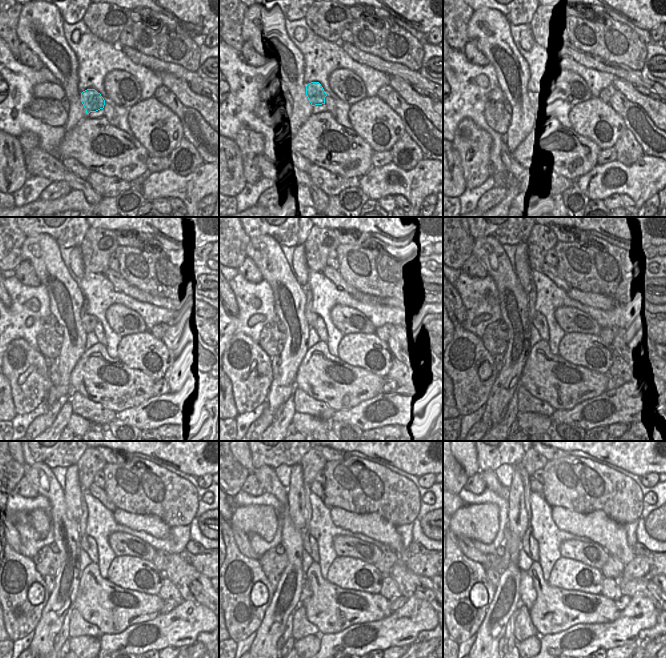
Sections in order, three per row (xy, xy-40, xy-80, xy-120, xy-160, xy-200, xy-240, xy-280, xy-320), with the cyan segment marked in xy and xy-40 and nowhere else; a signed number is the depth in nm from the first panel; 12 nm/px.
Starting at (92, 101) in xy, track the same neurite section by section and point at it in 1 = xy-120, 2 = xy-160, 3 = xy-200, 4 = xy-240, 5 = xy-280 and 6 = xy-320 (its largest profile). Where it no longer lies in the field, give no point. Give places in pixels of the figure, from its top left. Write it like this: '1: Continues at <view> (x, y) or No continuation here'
1: Continues at xy-120 (89, 321)
2: Continues at xy-160 (311, 317)
3: Continues at xy-200 (532, 312)
4: Continues at xy-240 (84, 511)
5: Continues at xy-280 (308, 509)
6: Continues at xy-320 (525, 477)

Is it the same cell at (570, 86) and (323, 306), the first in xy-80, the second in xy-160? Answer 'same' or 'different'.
different

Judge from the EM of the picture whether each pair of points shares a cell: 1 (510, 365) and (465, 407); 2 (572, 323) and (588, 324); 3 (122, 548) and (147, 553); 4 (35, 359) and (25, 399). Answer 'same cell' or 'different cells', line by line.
1: different cells
2: same cell
3: same cell
4: same cell

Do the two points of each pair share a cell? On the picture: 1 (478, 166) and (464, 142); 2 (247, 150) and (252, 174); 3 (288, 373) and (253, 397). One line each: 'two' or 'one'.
1: one
2: one
3: two

